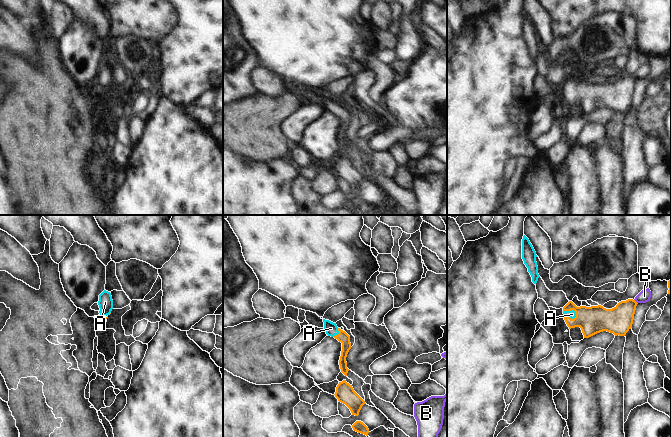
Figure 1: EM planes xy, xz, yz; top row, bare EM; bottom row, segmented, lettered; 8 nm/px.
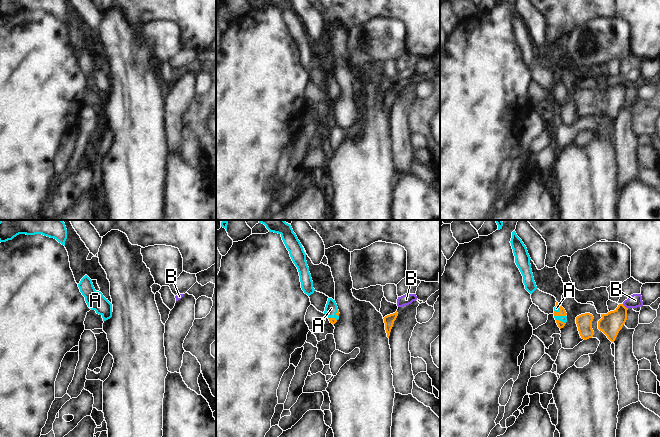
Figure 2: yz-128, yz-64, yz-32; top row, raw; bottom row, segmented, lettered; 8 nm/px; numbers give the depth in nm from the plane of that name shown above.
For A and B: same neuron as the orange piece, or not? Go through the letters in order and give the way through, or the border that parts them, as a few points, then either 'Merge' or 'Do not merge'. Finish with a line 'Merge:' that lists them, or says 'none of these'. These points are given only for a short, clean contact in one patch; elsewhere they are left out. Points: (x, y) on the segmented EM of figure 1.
A: Path across: yz (595, 319), (579, 316), (571, 309), (572, 314). Merge
B: Boundary: yz (634, 299), (637, 303). Do not merge
Merge: A

